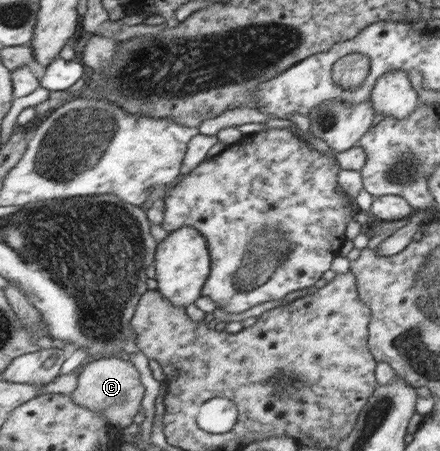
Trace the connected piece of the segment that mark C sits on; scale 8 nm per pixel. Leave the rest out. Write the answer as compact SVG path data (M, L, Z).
M114 356L96 358L87 362L79 376L76 390L71 394L73 399L83 407L93 411L104 412L109 424L120 429L134 424L138 412L142 412L145 386L141 381L141 372L132 361Z

